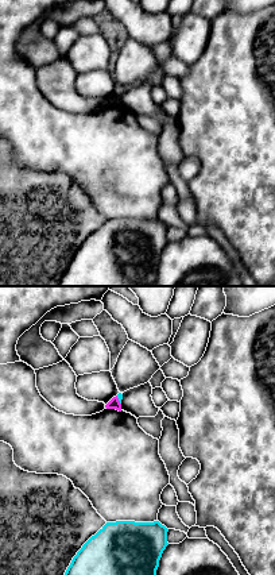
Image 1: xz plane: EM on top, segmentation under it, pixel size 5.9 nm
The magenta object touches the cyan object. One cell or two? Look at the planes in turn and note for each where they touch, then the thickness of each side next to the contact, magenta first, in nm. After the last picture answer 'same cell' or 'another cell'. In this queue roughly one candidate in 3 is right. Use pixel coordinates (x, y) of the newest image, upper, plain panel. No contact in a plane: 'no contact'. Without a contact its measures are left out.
meets magenta at (117, 97); 60 nm thick on the magenta side, 30 nm on the other

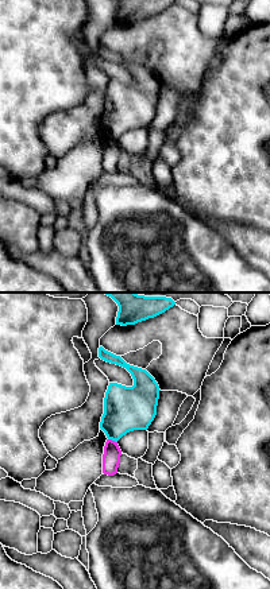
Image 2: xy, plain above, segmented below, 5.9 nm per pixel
meets magenta at (111, 138); 110 nm thick on the magenta side, 280 nm on the other

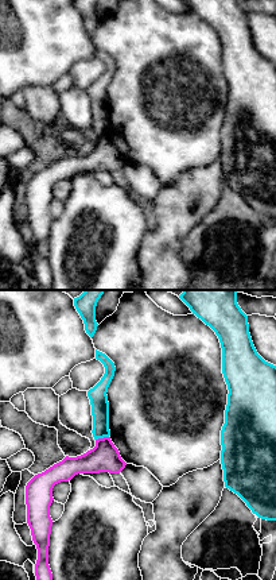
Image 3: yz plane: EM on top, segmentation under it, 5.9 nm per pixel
meets magenta at (101, 136); 180 nm thick on the magenta side, 110 nm on the other

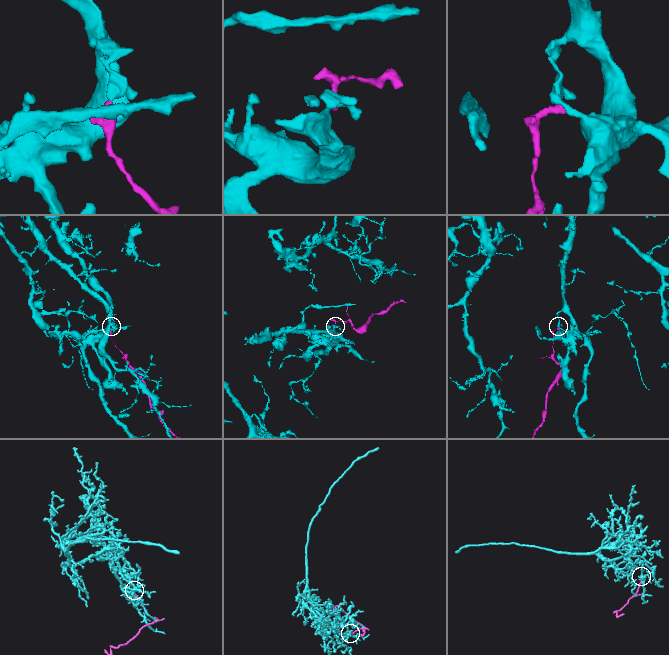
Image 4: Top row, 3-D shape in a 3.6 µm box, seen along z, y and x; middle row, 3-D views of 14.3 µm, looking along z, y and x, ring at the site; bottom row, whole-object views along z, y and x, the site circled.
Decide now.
another cell

